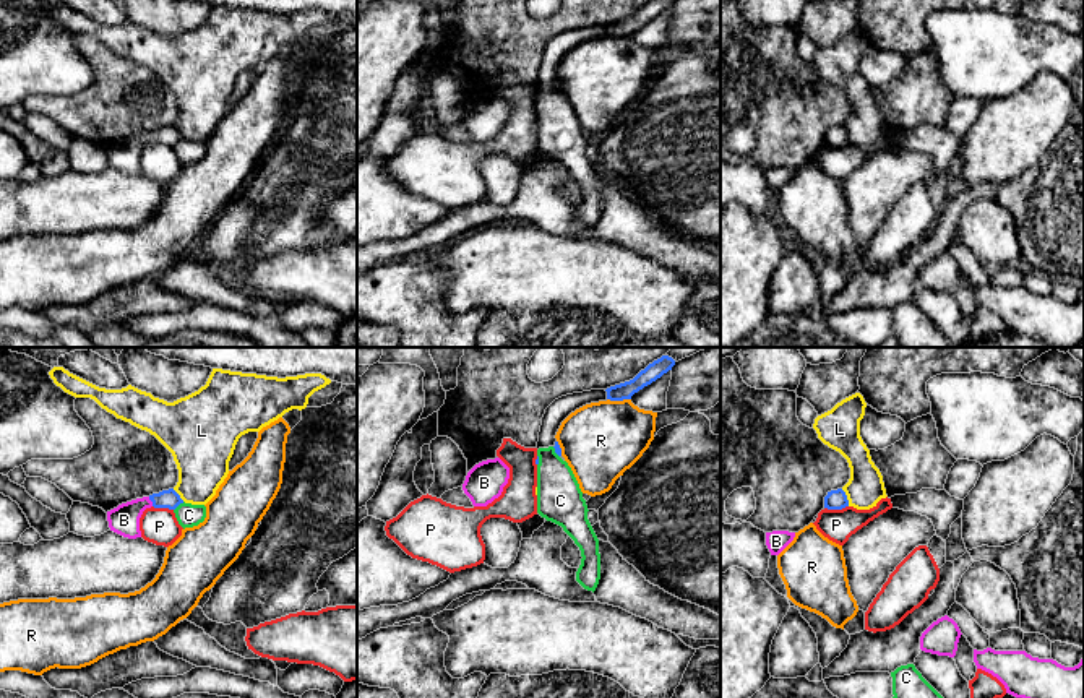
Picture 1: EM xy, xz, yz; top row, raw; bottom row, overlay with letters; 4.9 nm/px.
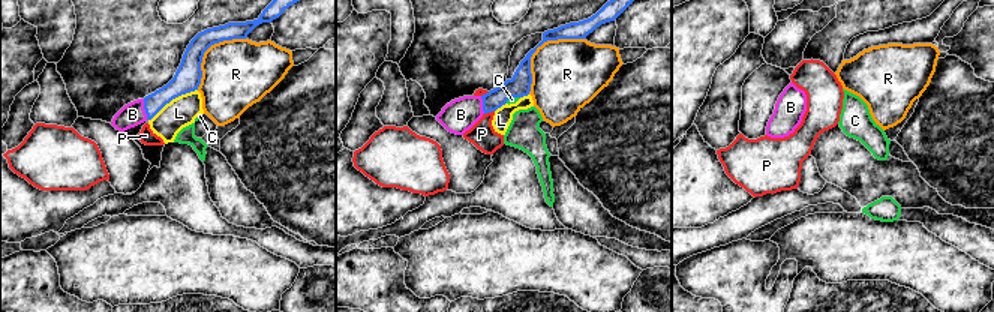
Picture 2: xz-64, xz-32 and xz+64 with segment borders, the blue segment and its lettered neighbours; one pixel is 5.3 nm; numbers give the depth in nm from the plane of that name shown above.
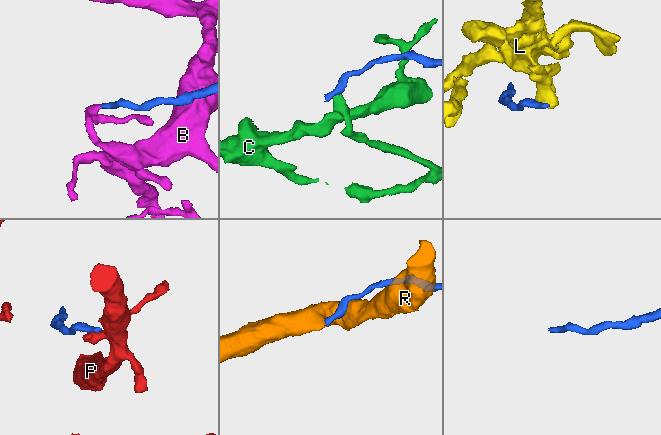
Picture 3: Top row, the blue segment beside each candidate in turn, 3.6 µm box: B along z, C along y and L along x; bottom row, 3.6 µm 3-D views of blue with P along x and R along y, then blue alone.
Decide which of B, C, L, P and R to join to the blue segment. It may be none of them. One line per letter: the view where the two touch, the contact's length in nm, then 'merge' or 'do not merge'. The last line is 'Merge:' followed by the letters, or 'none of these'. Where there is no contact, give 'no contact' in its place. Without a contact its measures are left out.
B: meets blue in xy; contact 50 nm long; merge
C: meets blue in xy; contact 70 nm long; do not merge
L: meets blue in yz; contact 100 nm long; do not merge
P: meets blue in yz; contact 120 nm long; do not merge
R: meets blue in xz; contact 120 nm long; do not merge
Merge: B

